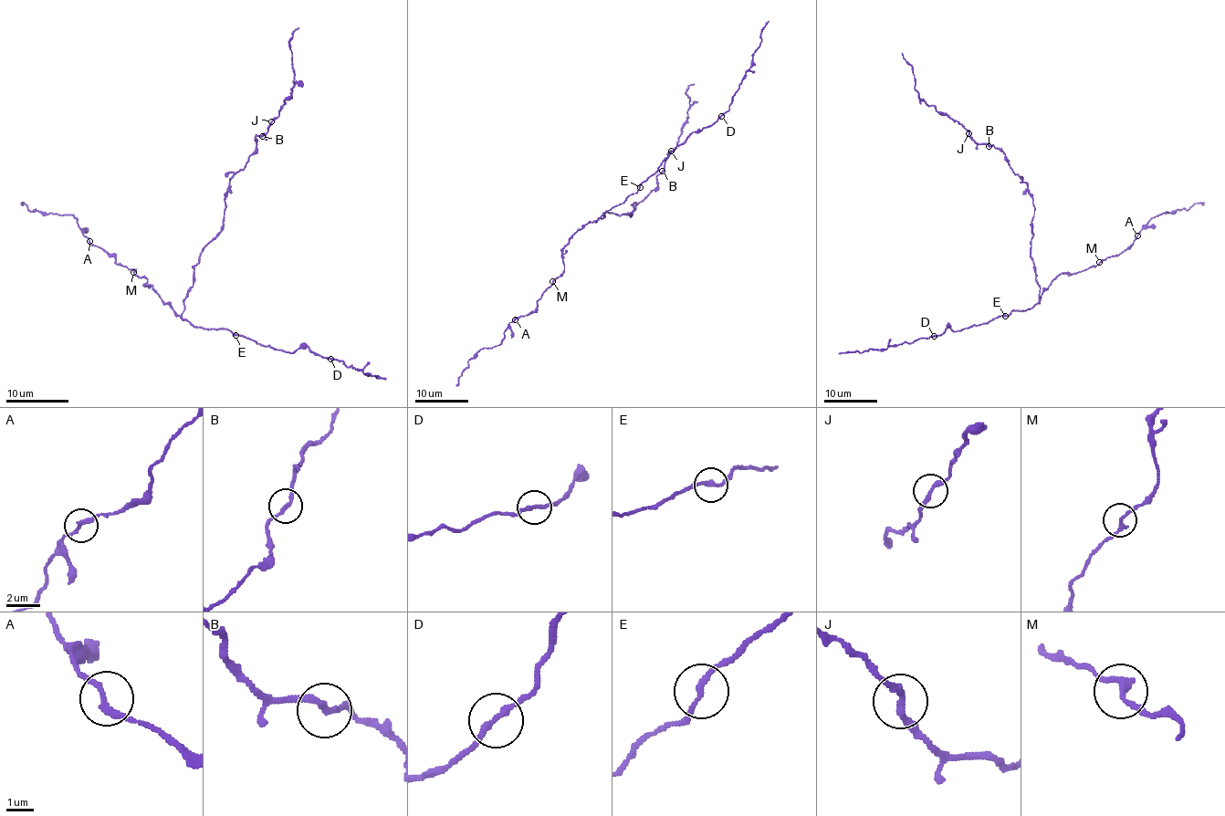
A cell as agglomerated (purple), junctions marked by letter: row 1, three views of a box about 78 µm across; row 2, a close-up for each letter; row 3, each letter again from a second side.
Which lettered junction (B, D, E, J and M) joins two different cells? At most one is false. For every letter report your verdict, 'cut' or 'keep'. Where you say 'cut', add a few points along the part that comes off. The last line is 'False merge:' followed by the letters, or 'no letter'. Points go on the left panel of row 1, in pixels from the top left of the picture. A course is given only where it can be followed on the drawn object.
B: keep
D: keep
E: keep
J: keep
M: keep
False merge: no letter

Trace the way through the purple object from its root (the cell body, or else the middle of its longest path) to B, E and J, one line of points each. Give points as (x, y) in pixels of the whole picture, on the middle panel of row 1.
B: (602, 217), (606, 212), (630, 216), (635, 205), (657, 187), (657, 176), (662, 171)
E: (602, 217), (594, 222), (621, 204), (640, 187)
J: (602, 217), (606, 212), (630, 216), (635, 205), (657, 187), (657, 176), (670, 151)

